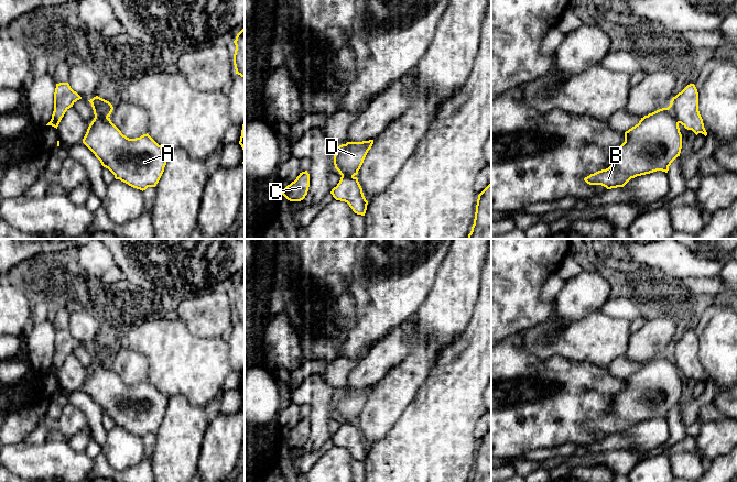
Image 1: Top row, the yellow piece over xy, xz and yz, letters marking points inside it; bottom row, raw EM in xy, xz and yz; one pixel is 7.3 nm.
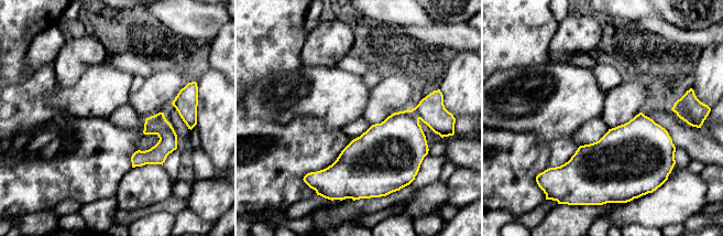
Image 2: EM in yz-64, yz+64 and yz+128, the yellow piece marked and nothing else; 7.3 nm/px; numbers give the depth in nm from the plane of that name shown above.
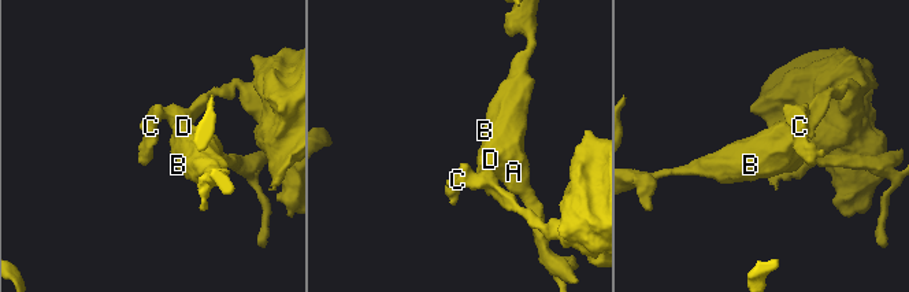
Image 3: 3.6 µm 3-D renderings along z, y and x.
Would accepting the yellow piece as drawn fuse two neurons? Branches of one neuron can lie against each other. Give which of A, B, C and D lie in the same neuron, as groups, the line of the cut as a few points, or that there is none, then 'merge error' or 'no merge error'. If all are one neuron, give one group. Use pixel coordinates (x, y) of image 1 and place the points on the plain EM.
A B D / C | yz (668, 353), (679, 369) | merge error

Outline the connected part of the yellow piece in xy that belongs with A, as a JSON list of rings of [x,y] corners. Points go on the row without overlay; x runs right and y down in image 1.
[[[108,363],[94,364],[83,390],[116,426],[142,438],[156,432],[169,404],[169,397],[148,380],[129,385]]]

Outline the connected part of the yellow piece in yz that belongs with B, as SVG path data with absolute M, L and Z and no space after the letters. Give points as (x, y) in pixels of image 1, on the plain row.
M668 354L641 364L625 379L625 388L614 397L611 412L584 427L607 436L624 434L631 425L657 417L668 419L671 409L680 403L682 381L679 369Z

